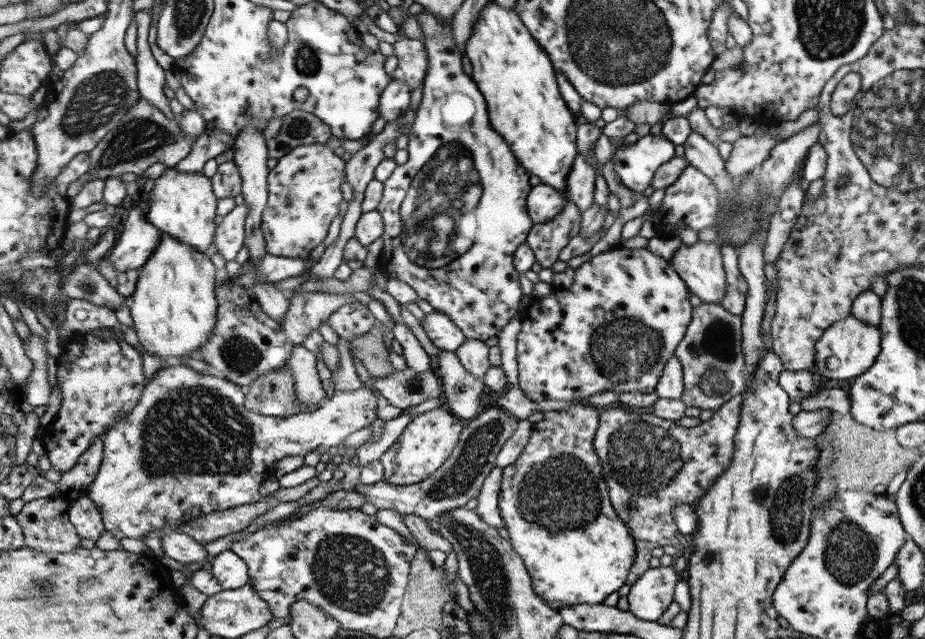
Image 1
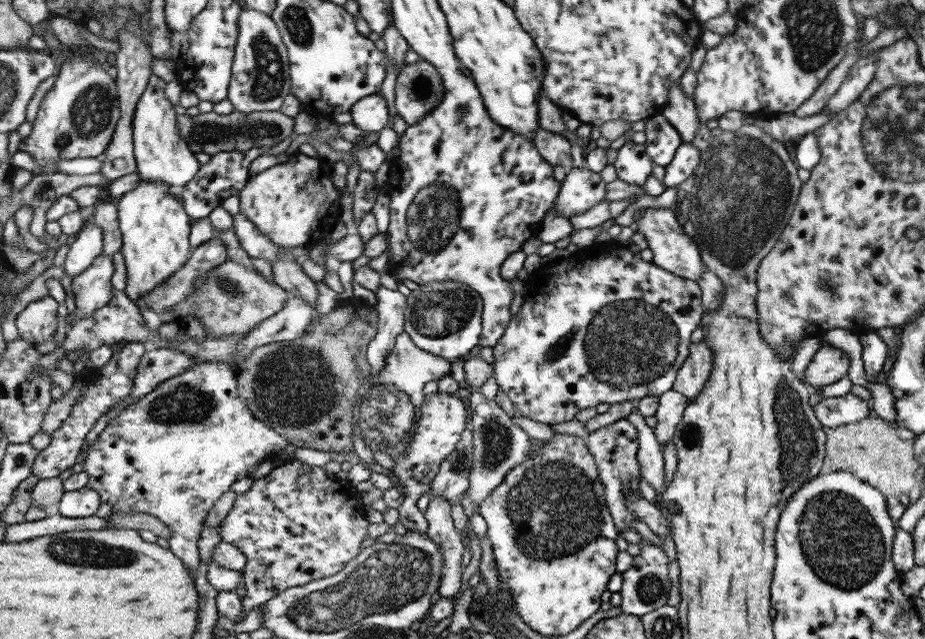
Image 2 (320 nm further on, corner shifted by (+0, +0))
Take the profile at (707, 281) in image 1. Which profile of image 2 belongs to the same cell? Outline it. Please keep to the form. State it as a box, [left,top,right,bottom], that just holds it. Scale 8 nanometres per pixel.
[632,207,705,283]

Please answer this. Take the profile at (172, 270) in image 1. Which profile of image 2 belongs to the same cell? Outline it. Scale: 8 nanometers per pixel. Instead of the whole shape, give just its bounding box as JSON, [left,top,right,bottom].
[116,177,193,302]

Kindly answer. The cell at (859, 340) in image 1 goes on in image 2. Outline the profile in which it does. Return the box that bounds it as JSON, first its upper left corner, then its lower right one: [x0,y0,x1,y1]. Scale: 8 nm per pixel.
[804,341,849,386]

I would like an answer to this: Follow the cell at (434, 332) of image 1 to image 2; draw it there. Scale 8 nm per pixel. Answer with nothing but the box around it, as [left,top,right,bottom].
[404,280,484,361]

